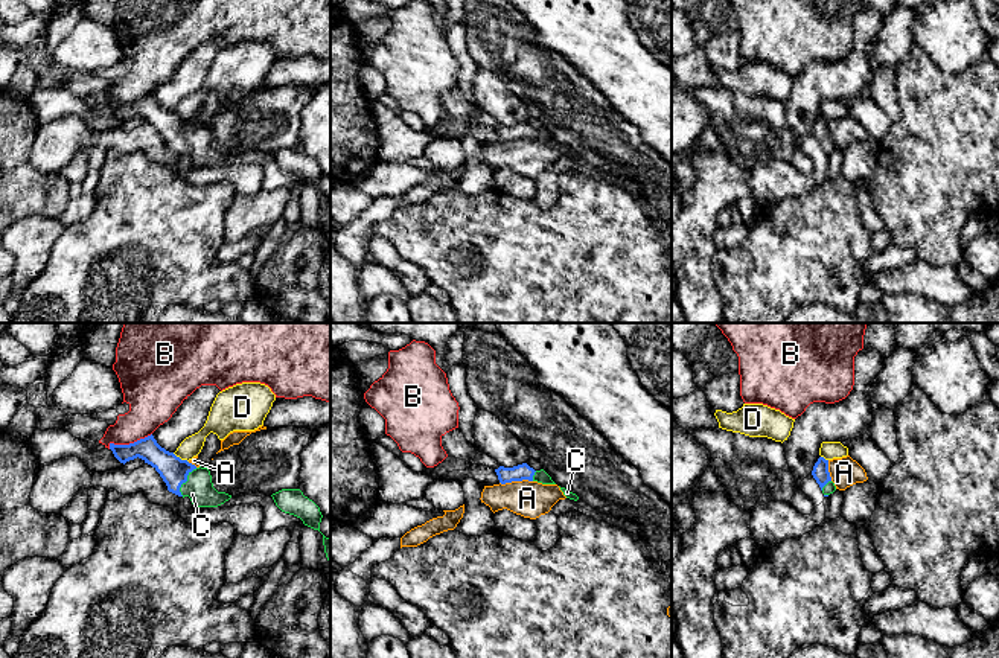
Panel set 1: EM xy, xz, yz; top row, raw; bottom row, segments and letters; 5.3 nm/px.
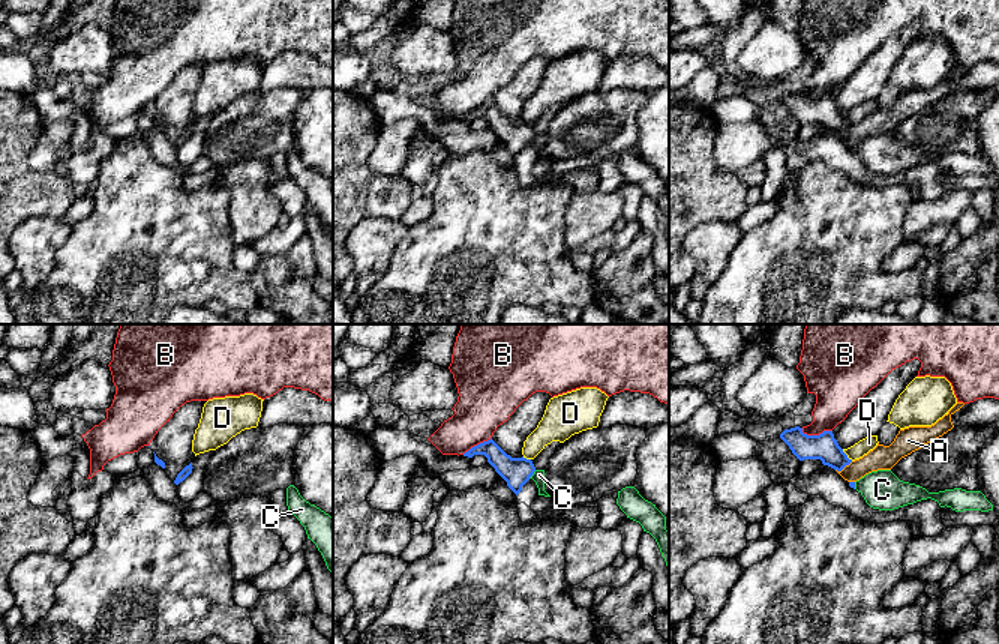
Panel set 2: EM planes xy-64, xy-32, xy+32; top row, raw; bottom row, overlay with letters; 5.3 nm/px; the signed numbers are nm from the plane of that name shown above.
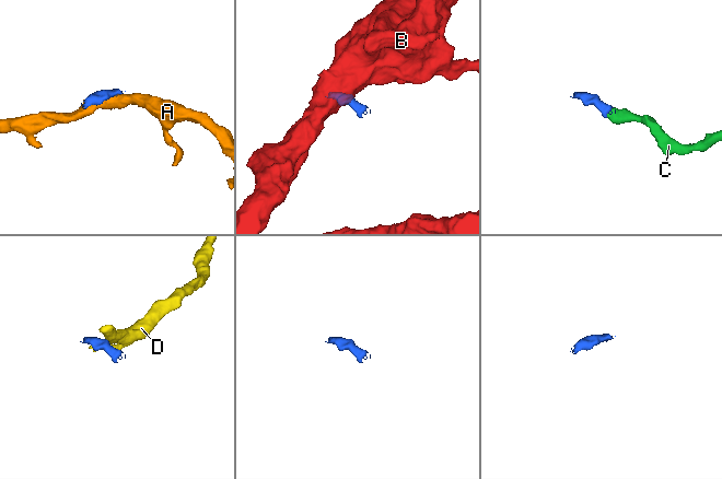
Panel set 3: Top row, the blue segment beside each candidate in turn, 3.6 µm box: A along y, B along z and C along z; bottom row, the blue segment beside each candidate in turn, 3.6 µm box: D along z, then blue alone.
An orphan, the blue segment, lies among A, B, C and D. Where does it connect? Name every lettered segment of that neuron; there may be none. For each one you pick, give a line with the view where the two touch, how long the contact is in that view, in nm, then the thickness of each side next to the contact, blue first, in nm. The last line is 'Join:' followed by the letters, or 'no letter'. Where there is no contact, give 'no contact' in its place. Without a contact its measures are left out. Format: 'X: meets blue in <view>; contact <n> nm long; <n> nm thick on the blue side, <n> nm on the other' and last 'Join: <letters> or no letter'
C: meets blue in xy; contact 170 nm long; 150 nm thick on the blue side, 150 nm on the other
Join: C

